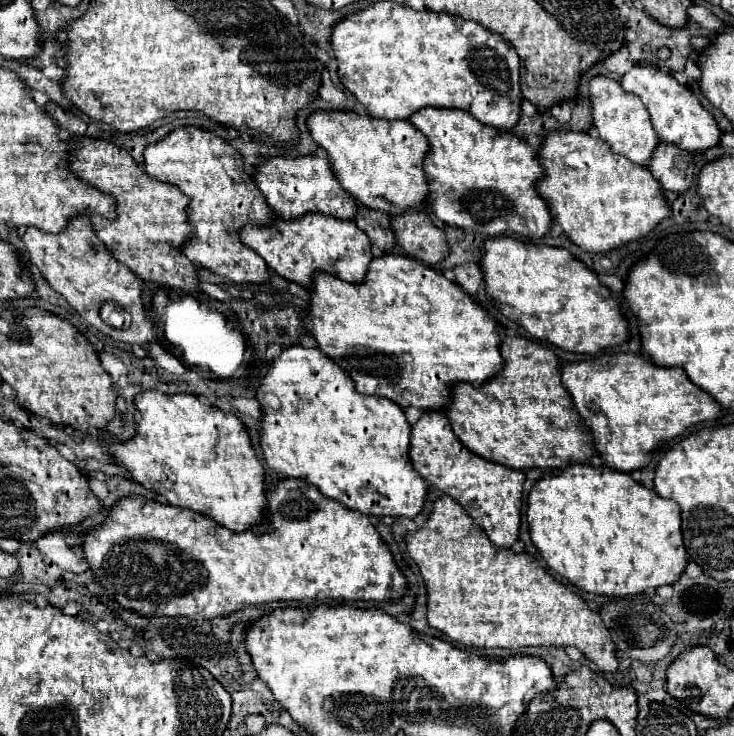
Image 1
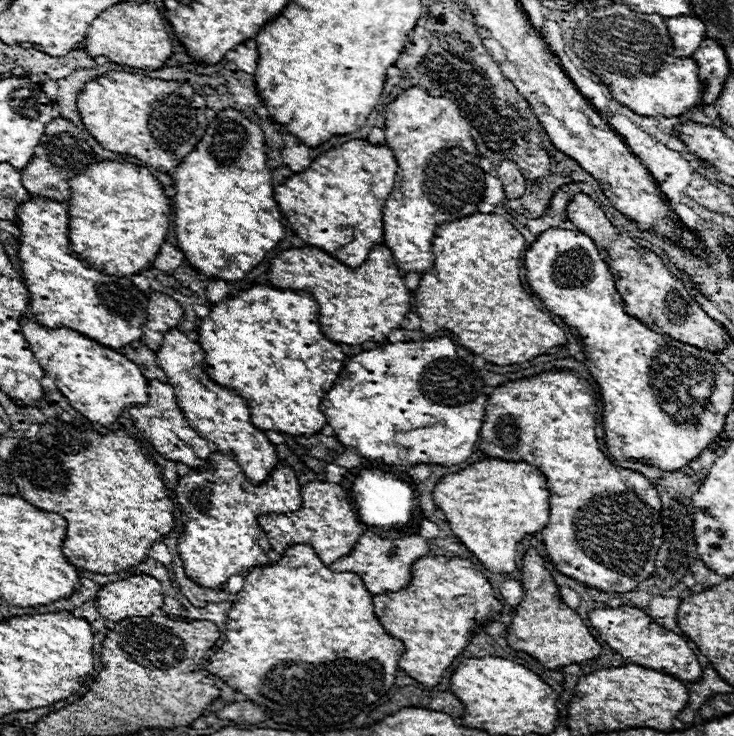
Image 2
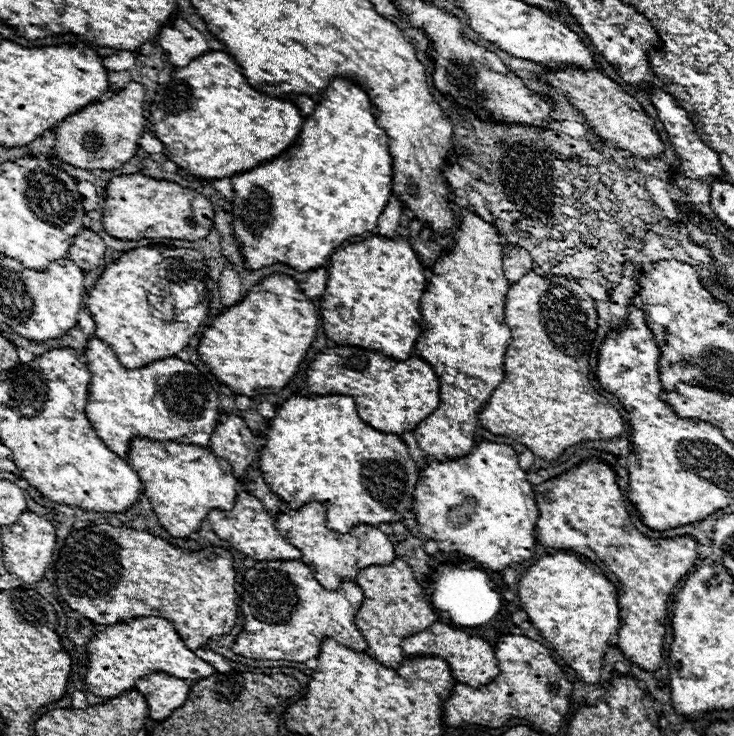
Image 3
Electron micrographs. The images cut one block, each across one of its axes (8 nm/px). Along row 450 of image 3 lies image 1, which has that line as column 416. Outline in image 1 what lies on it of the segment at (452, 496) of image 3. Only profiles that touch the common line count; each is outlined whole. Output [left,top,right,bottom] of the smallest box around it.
[256,346,428,518]

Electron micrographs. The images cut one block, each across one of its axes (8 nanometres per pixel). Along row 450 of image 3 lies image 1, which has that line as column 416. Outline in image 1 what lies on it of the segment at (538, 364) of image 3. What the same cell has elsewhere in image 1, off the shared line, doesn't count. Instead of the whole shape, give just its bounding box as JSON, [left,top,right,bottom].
[406,496,618,672]

